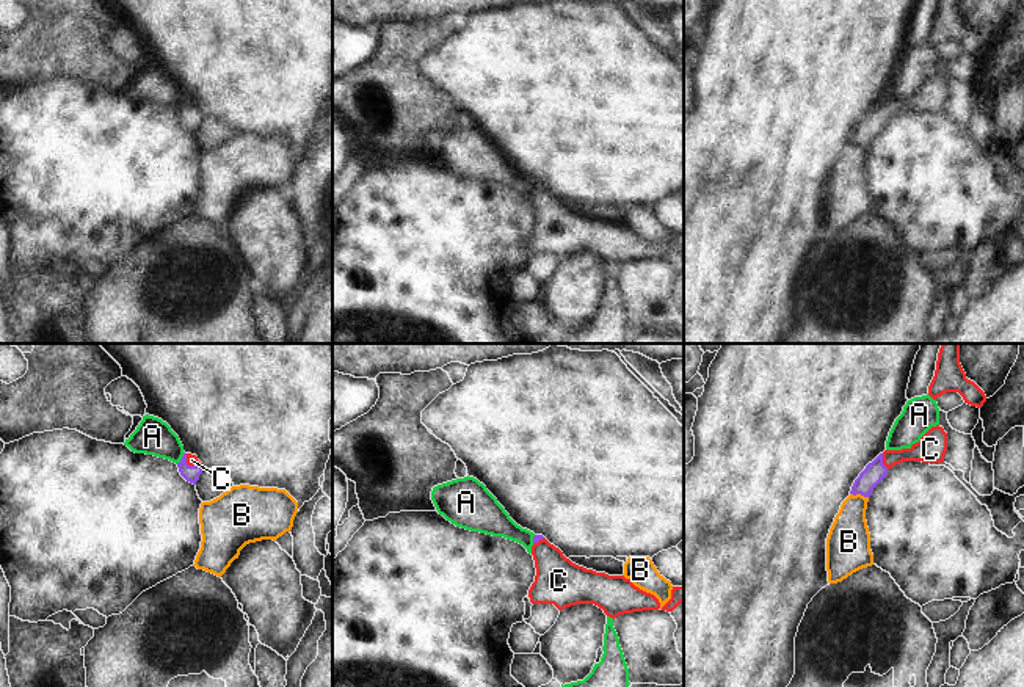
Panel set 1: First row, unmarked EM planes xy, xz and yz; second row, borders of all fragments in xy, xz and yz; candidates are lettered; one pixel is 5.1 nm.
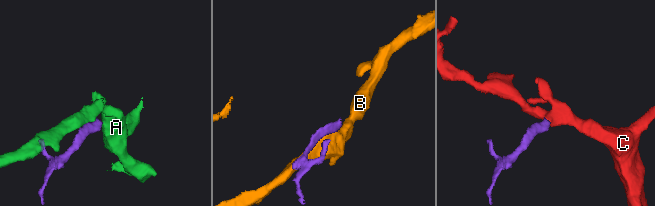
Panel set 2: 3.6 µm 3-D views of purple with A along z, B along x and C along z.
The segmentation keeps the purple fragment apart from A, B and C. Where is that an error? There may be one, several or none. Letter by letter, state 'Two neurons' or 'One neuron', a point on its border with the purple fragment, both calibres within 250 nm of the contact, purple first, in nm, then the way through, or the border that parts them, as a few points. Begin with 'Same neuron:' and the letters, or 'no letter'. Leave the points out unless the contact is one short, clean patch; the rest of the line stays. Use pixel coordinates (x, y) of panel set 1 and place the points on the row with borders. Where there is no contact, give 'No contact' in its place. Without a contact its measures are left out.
Same neuron: C
A: Two neurons. Touches purple at xy (182, 458). Thickness 80 nm (purple) against 190 nm. Boundary: xy (184, 452), (176, 463)
B: Two neurons. Touches purple at yz (860, 493). Thickness 110 nm (purple) against 220 nm
C: One neuron. Touches purple at yz (882, 461). Thickness 110 nm (purple) against 140 nm. Path across: yz (875, 471), (882, 461), (929, 449)

